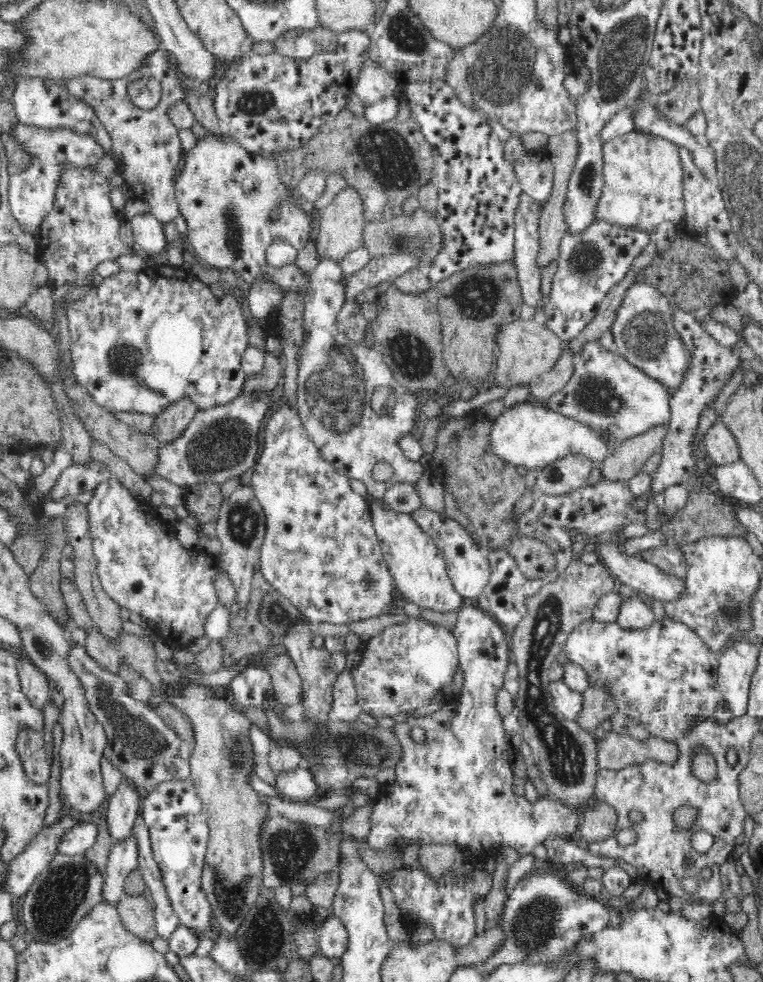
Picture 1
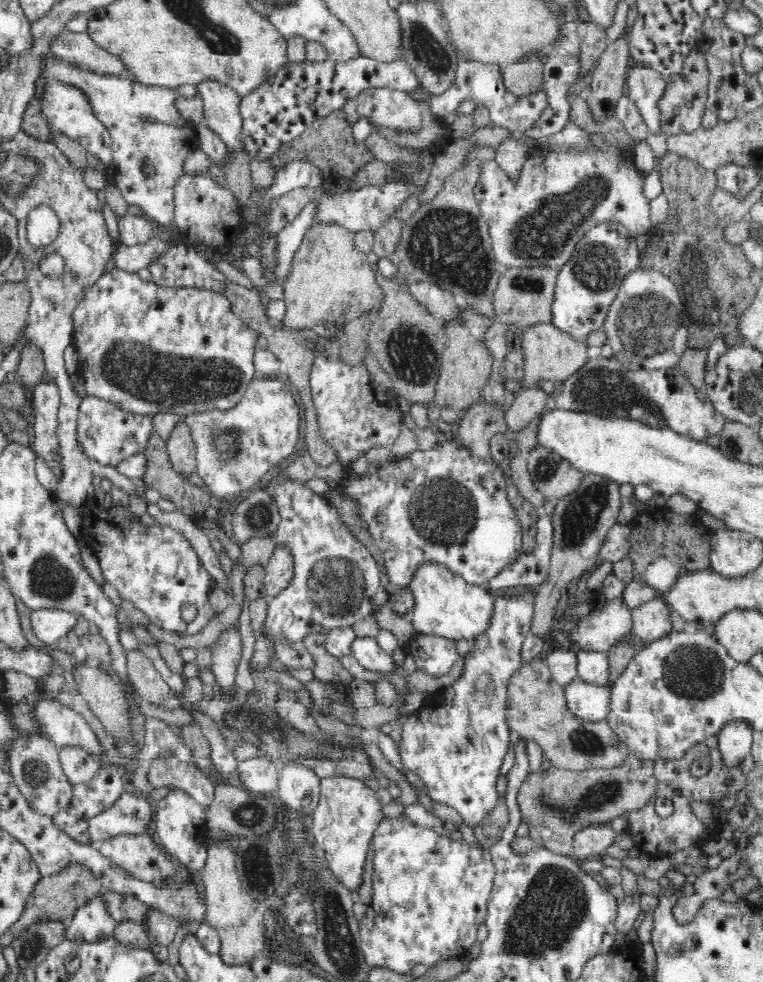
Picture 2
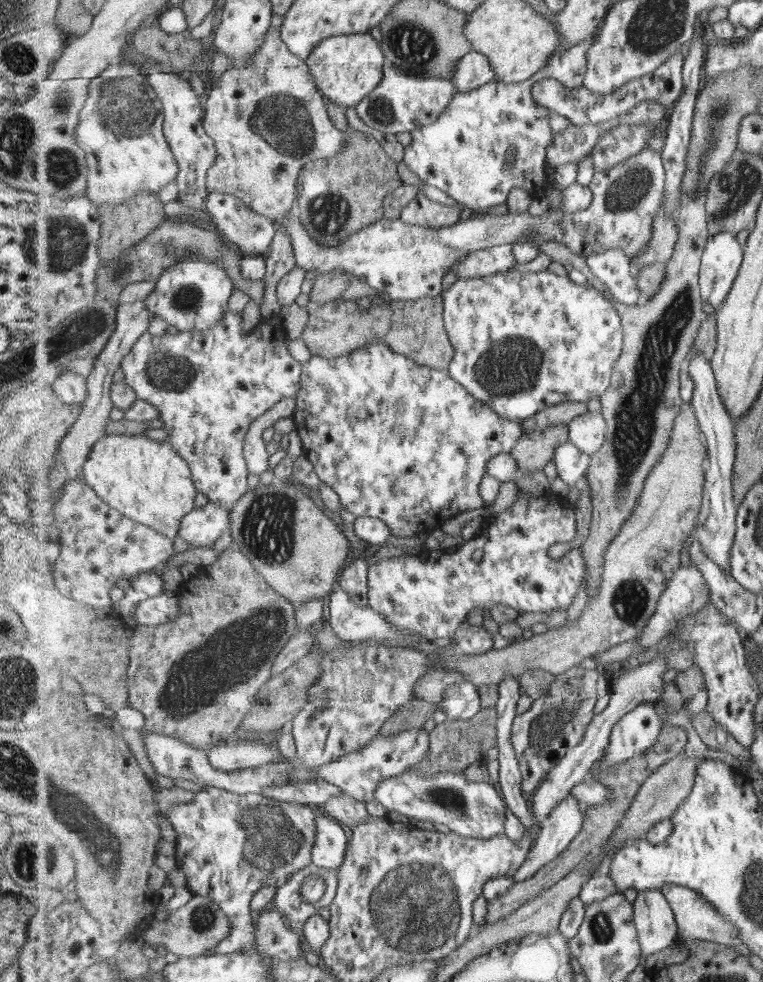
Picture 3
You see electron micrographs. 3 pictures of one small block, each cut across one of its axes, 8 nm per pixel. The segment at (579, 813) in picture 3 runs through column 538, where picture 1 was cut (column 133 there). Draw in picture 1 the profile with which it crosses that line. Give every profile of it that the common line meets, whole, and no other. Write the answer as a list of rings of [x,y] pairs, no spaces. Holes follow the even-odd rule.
[[[133,836],[124,842],[113,844],[102,879],[101,897],[104,903],[117,906],[126,894],[126,880],[138,869],[137,858],[138,851]]]

